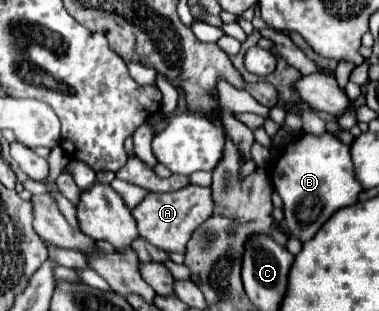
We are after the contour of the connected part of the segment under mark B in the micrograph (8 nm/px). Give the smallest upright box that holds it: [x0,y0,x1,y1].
[270,133,362,243]

